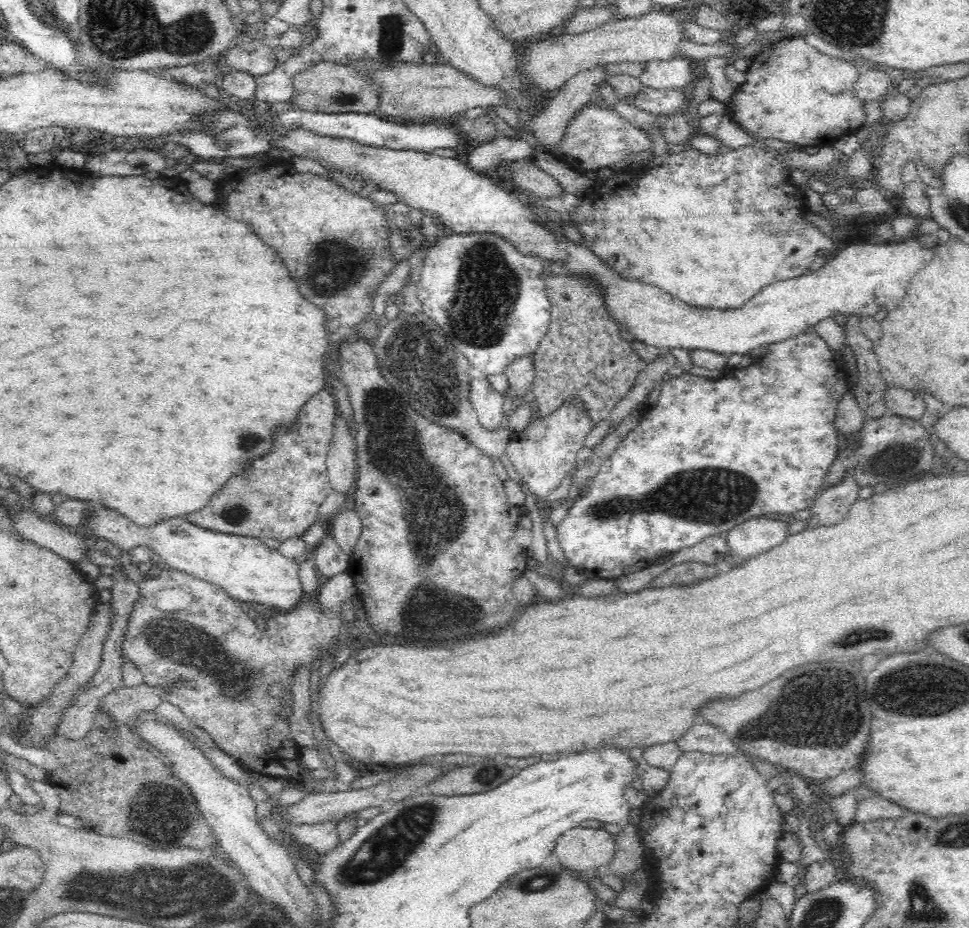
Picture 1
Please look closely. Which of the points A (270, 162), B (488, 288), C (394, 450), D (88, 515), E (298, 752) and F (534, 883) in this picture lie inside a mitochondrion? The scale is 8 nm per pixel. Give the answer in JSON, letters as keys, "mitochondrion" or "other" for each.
{"A":"other","B":"mitochondrion","C":"mitochondrion","D":"other","E":"other","F":"mitochondrion"}

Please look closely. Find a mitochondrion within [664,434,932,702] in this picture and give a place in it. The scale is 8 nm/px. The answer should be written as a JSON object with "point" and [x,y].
{"point":[867,631]}

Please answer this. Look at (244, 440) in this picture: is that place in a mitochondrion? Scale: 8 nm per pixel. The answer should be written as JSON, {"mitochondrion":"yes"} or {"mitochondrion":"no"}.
{"mitochondrion":"yes"}

